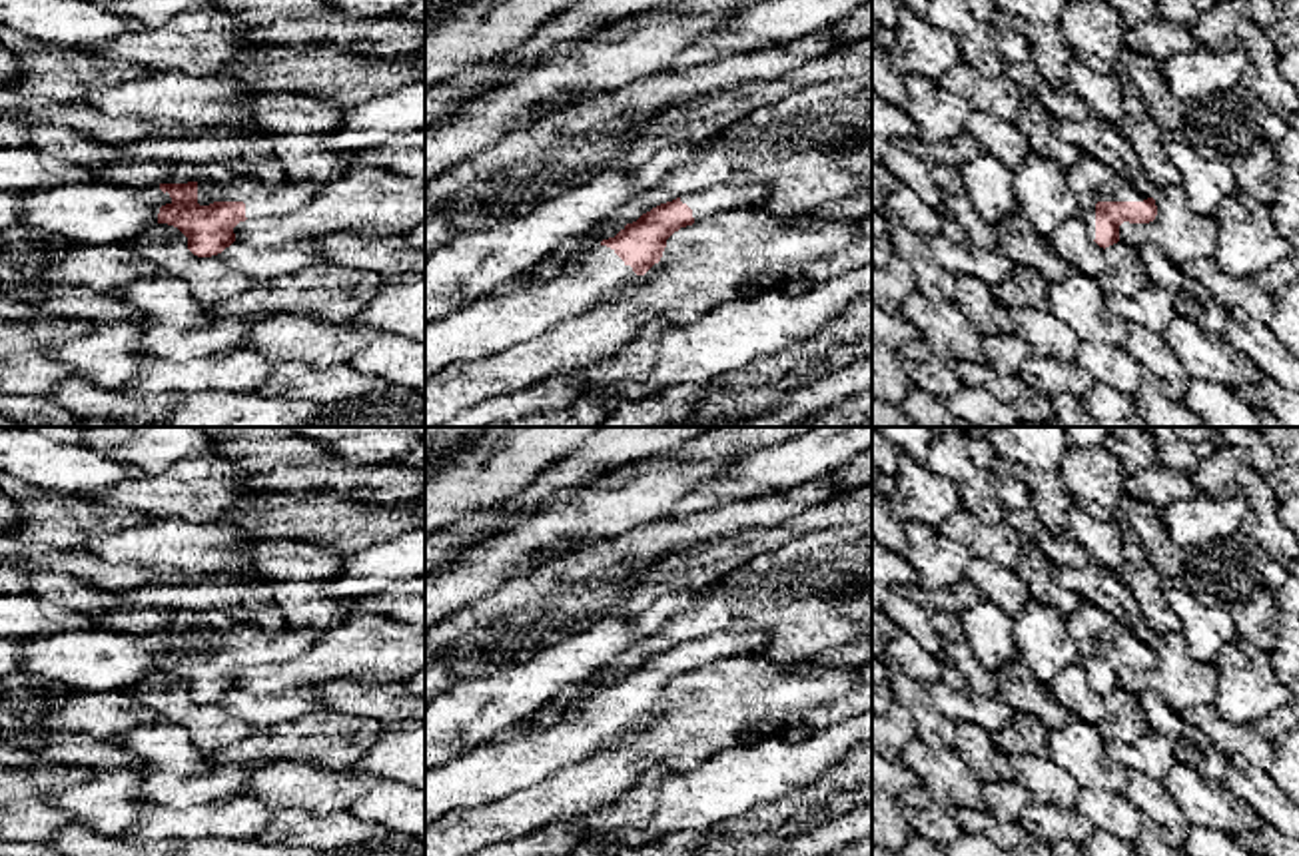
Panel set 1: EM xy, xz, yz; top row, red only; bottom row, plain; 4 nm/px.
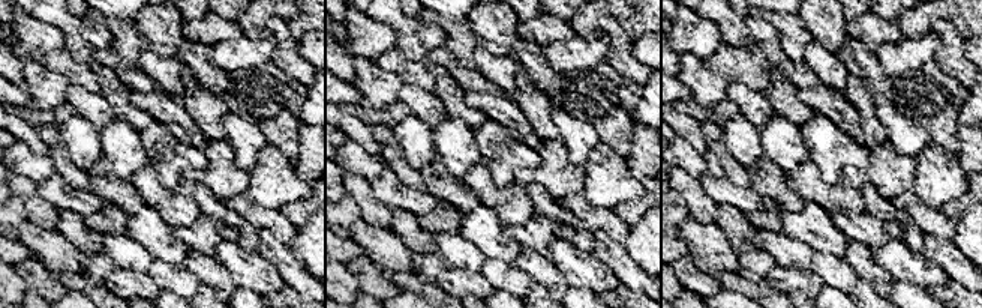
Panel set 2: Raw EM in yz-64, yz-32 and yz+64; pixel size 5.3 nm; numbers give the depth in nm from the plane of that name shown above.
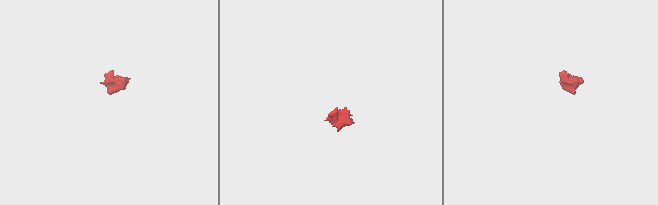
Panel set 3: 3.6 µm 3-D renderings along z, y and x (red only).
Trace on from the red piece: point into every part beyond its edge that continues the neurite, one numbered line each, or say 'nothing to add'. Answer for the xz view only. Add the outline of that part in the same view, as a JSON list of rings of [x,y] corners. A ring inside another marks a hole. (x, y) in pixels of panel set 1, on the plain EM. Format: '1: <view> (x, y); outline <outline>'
1: xz (721, 645); outline [[[716,631],[700,639],[680,642],[680,648],[692,656],[694,668],[700,668],[714,660],[726,660],[736,654],[754,652],[764,641],[766,635],[762,631],[750,633]]]
2: xz (521, 755); outline [[[601,690],[549,724],[539,724],[531,714],[425,772],[425,828],[451,810],[485,806],[541,782],[617,744],[635,726],[633,714]]]

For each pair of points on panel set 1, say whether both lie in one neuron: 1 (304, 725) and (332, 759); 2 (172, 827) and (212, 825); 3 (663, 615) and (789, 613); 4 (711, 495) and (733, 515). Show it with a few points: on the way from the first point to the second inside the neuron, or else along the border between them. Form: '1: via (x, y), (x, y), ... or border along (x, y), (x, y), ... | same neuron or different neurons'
1: via (306, 733), (324, 751) | same neuron
2: via (182, 825), (202, 825) | same neuron
3: border along (711, 587), (655, 633), (635, 643) | different neurons
4: border along (767, 493), (675, 515) | different neurons

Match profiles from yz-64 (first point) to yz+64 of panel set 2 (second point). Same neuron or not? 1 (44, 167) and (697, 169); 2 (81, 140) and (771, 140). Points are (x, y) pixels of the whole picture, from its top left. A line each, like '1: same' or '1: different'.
1: same
2: different

